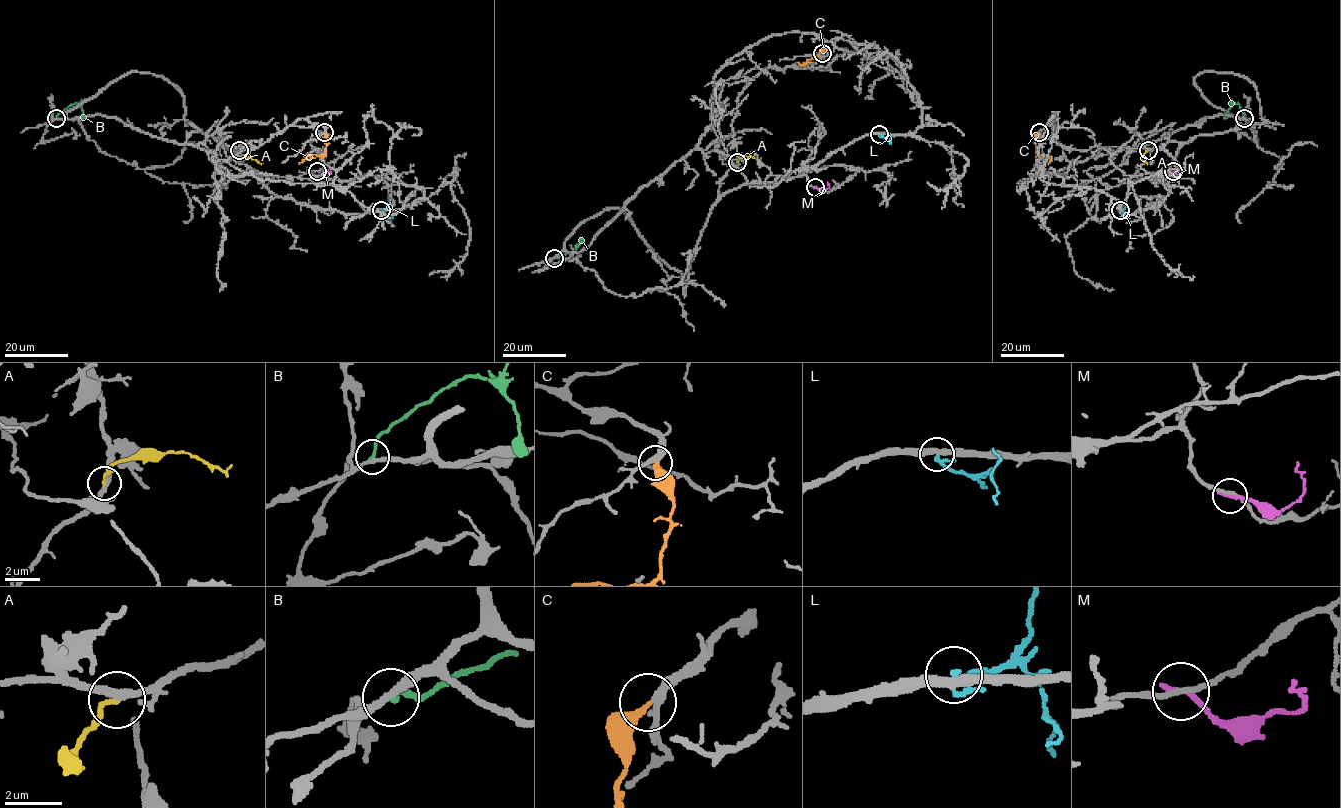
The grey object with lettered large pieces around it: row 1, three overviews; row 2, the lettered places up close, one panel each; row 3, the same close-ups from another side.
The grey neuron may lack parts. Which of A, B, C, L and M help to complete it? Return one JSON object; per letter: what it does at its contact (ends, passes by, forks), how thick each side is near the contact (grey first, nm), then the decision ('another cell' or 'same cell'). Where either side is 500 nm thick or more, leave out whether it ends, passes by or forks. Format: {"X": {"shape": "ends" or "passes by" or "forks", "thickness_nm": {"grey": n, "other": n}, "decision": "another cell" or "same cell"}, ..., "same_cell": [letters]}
{"A": {"shape": "ends", "thickness_nm": {"grey": 280, "other": 140}, "decision": "same cell"}, "B": {"shape": "ends", "thickness_nm": {"grey": 200, "other": 180}, "decision": "another cell"}, "C": {"shape": "ends", "thickness_nm": {"grey": 300, "other": 360}, "decision": "same cell"}, "L": {"shape": "passes by", "thickness_nm": {"grey": 340, "other": 180}, "decision": "another cell"}, "M": {"shape": "ends", "thickness_nm": {"grey": 190, "other": 220}, "decision": "another cell"}, "same_cell": ["A", "C"]}

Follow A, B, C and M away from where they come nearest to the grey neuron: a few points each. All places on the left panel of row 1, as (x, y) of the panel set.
A: (239, 150), (261, 164)
B: (55, 118), (74, 103), (79, 105), (83, 118)
C: (324, 133), (326, 152), (310, 155), (299, 164)
M: (317, 171), (322, 174), (330, 172), (329, 169)

